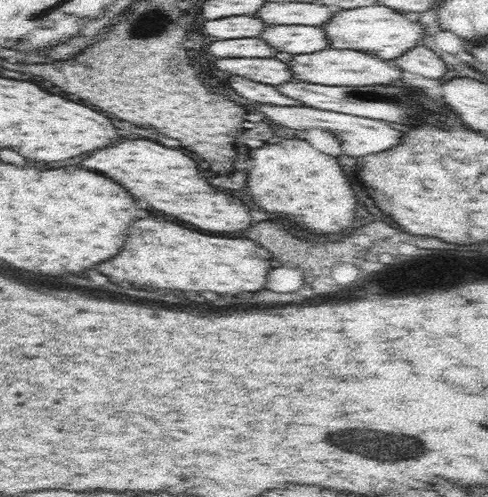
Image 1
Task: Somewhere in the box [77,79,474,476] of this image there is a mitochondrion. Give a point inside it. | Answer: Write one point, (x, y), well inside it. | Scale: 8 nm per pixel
(391, 448)

